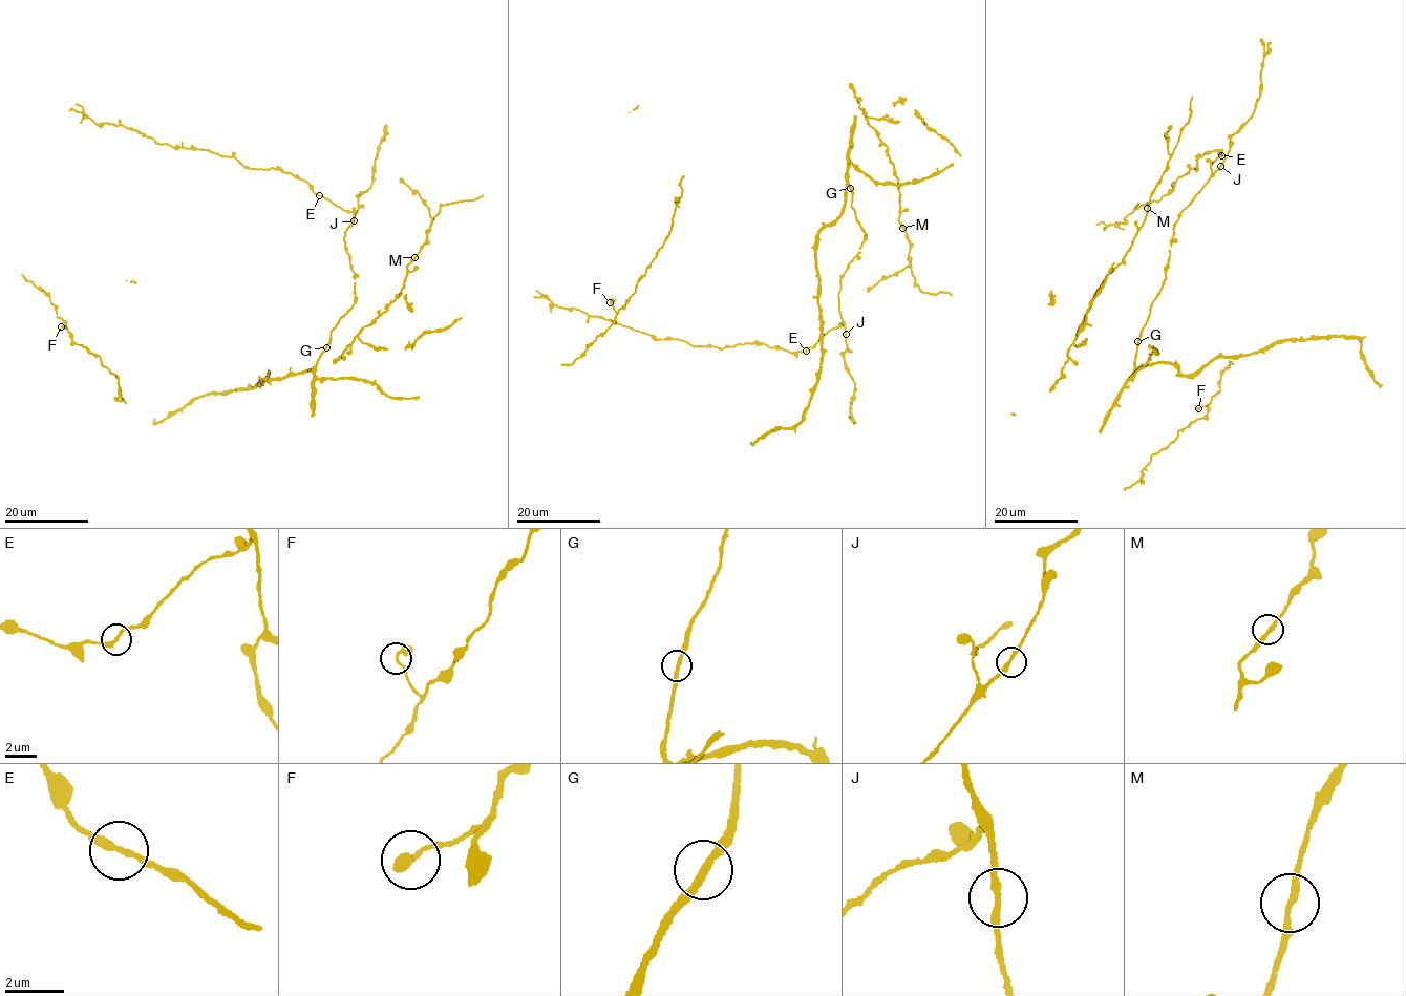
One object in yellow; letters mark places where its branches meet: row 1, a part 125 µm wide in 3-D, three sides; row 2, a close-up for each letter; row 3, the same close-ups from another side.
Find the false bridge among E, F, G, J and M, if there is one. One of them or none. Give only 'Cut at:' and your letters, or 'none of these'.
Cut at: none of these

